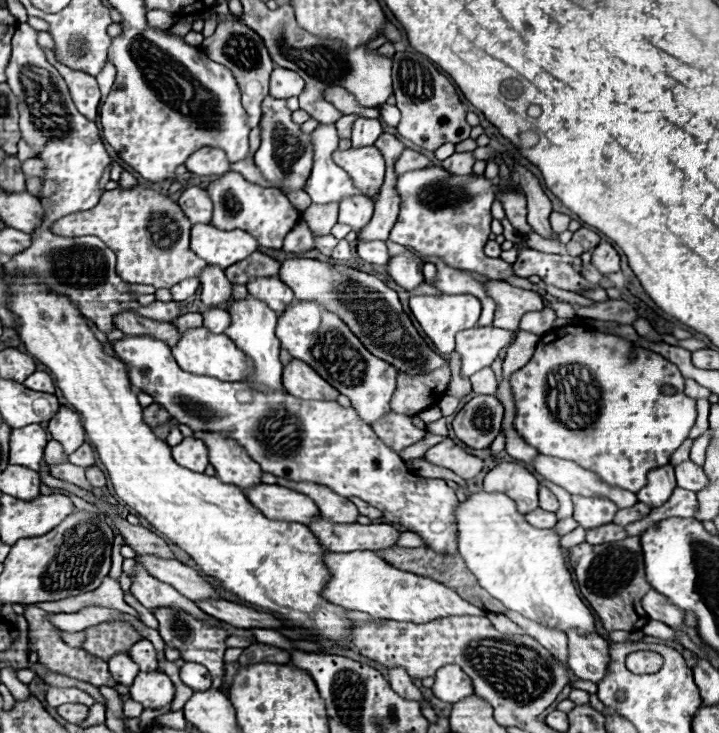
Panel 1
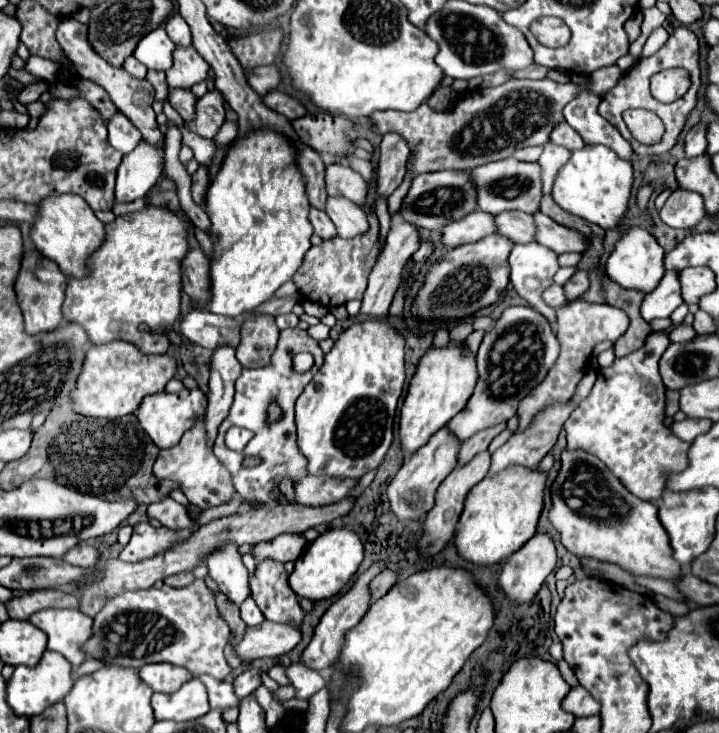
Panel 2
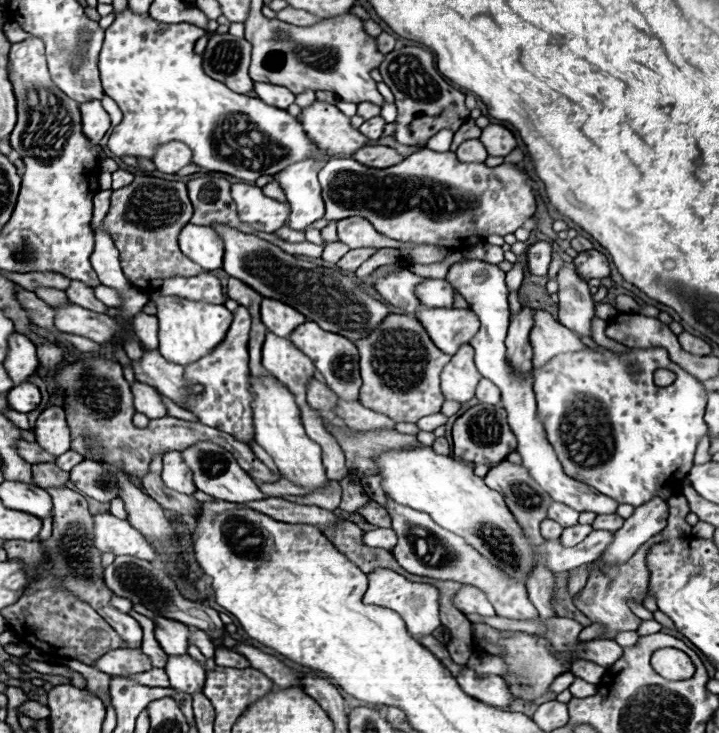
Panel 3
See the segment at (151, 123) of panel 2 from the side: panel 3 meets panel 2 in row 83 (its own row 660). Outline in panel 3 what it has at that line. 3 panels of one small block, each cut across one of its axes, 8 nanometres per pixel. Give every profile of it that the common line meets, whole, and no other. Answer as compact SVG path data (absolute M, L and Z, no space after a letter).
M124 648L110 650L102 658L98 658L92 666L108 676L130 676L130 674L146 672L152 668L146 654L134 652L134 650L124 650Z

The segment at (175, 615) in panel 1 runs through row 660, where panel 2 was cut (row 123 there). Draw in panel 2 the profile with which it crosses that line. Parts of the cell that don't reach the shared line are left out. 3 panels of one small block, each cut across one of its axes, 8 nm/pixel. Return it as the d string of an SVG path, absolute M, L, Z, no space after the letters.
M210 90L210 92L206 92L206 96L202 96L196 102L196 118L186 128L200 136L212 138L212 136L216 136L218 128L224 124L224 116L226 116L226 110L224 110L222 92Z

